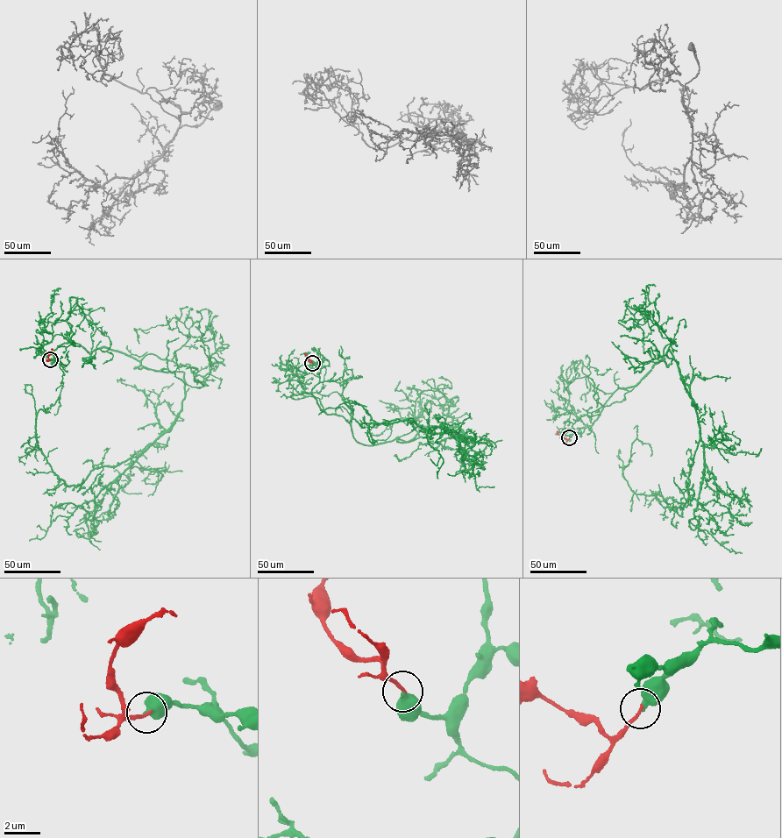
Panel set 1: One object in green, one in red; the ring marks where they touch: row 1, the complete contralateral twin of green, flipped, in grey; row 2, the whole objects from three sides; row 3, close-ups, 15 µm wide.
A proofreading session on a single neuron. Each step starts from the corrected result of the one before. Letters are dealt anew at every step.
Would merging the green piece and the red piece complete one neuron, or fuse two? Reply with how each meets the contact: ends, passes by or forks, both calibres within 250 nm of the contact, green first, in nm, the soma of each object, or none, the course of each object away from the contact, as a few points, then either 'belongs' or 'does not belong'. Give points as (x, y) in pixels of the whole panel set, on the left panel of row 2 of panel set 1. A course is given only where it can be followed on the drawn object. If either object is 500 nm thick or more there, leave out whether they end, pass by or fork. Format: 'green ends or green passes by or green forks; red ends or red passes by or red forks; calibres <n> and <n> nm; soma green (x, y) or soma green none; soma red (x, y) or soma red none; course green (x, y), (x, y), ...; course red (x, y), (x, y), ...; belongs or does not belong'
green ends; red ends; calibres 460 and 180 nm; soma green none; soma red none; course green (50, 359), (105, 347), (184, 381), (167, 430), (77, 486), (38, 447), (38, 412), (60, 394), (53, 413); course red (50, 359), (48, 356), (52, 348); belongs

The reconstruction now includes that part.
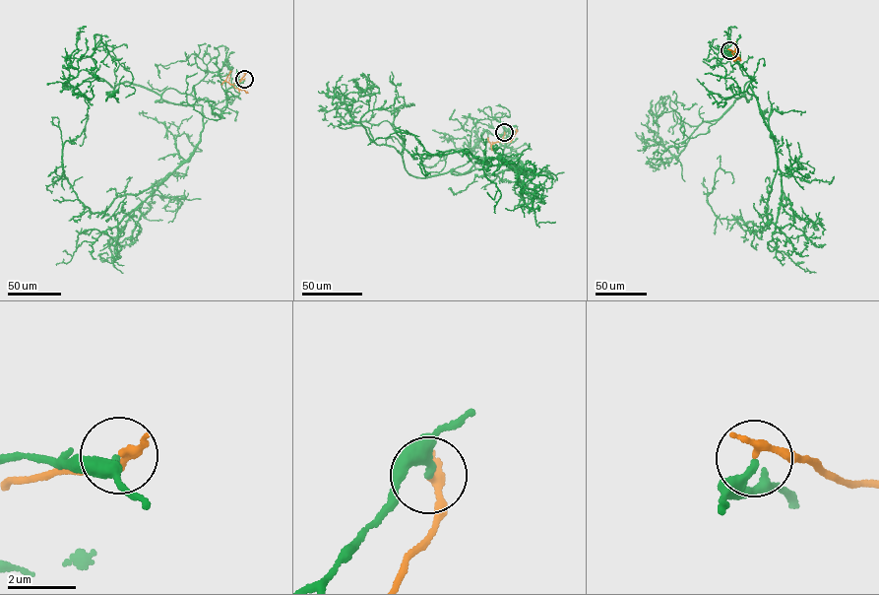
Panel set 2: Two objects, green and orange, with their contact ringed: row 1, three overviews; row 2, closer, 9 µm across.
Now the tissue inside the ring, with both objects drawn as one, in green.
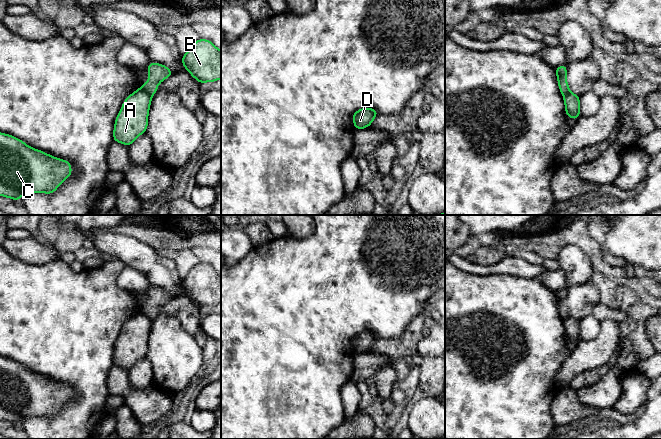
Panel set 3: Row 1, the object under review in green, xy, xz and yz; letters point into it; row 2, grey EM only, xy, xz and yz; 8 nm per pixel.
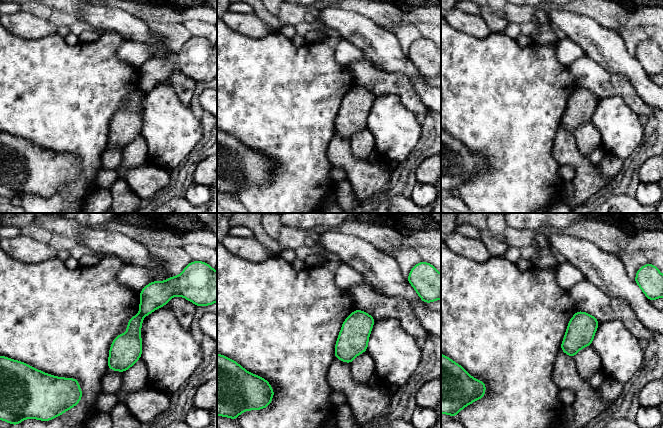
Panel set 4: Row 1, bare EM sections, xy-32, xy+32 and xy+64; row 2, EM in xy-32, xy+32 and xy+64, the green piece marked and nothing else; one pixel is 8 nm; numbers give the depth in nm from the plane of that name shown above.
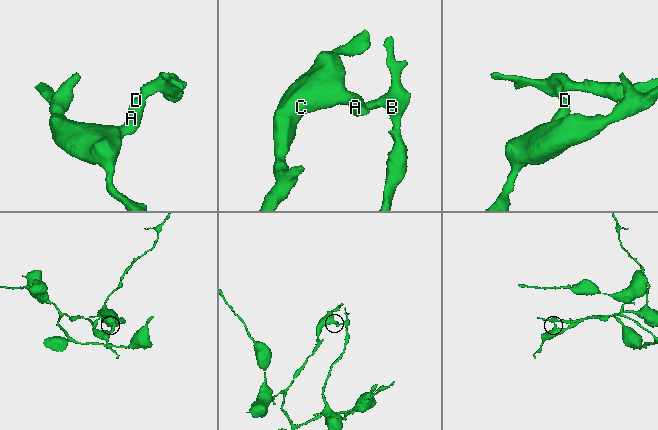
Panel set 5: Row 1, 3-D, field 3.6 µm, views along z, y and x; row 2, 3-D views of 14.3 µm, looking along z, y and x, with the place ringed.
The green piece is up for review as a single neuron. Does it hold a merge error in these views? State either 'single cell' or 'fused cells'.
fused cells

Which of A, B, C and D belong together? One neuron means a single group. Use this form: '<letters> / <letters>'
A C D / B

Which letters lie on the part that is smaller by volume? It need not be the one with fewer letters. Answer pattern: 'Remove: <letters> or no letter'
Remove: B

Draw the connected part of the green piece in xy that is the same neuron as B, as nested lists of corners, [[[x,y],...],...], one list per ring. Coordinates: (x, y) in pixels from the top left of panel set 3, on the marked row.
[[[208,39],[195,41],[181,62],[200,84],[221,79],[221,50]]]

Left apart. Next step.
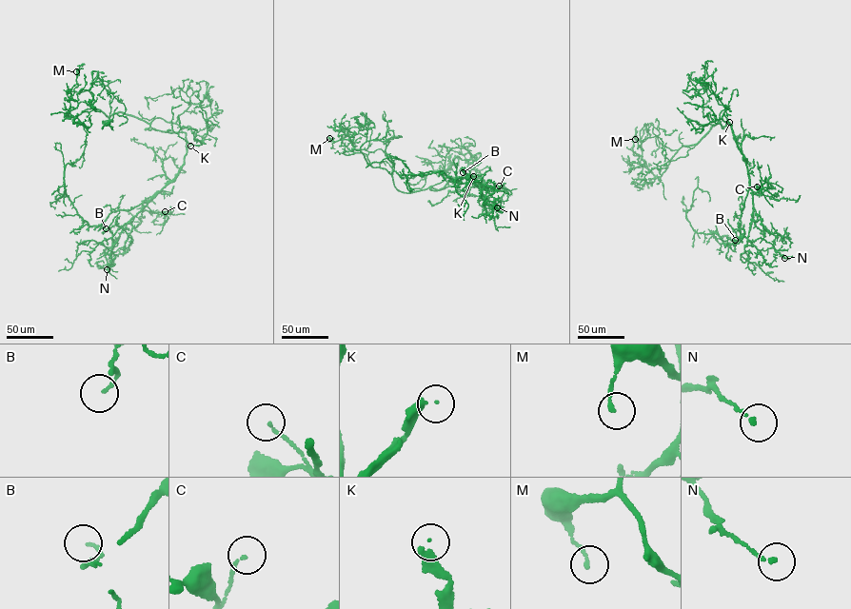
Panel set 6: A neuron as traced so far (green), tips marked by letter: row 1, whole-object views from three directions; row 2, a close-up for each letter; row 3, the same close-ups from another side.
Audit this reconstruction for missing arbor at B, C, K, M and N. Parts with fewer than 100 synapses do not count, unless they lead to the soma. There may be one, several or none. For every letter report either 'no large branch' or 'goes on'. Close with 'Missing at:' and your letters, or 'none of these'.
B: no large branch
C: no large branch
K: goes on
M: no large branch
N: no large branch
Missing at: K

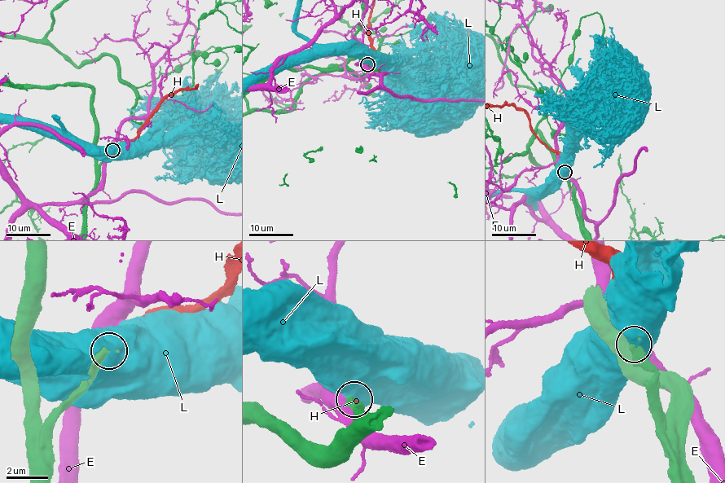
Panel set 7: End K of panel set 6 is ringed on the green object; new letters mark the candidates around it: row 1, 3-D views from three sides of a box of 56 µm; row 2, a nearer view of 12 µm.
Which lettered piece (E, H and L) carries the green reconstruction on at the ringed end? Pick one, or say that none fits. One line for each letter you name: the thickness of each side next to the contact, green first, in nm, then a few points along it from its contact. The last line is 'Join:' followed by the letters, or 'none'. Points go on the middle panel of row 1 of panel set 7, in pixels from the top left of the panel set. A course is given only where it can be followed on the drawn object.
H: calibres 400 and 360 nm
Join: H

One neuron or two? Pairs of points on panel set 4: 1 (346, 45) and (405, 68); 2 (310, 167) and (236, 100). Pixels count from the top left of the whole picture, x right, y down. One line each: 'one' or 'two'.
1: two
2: one

